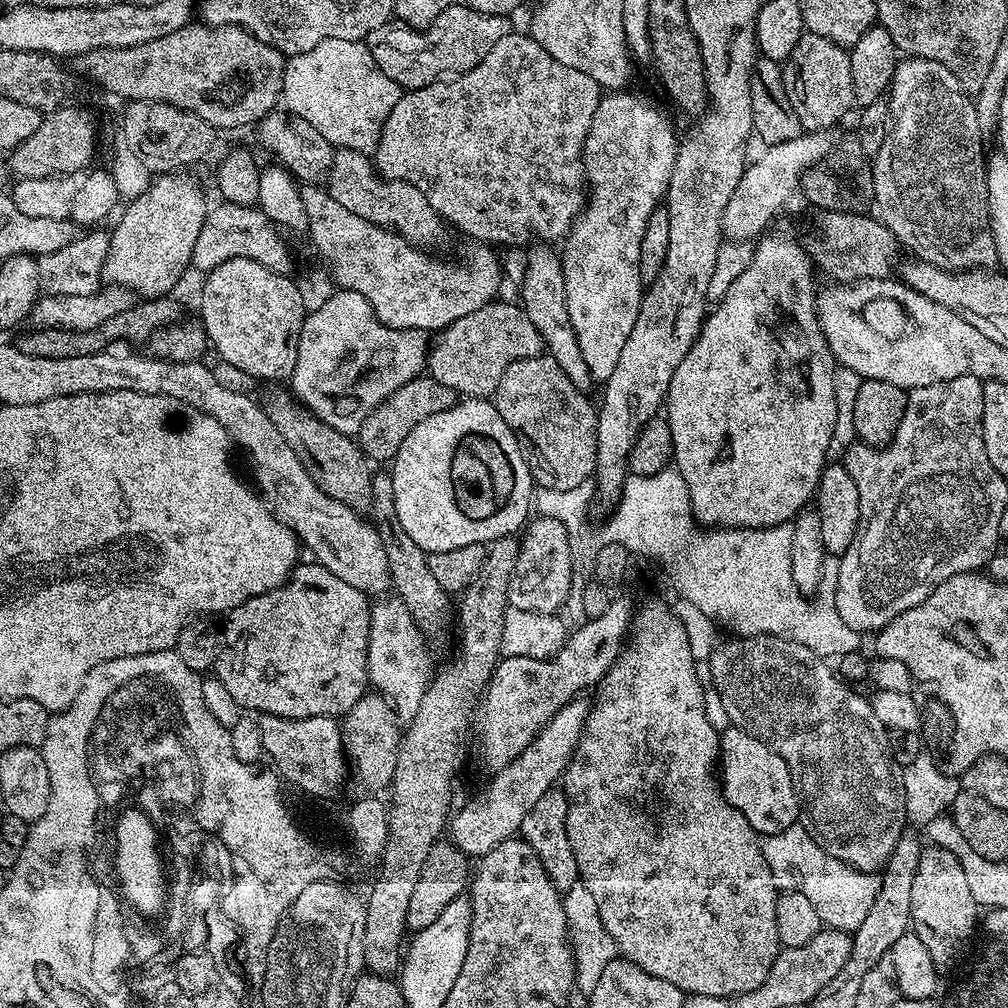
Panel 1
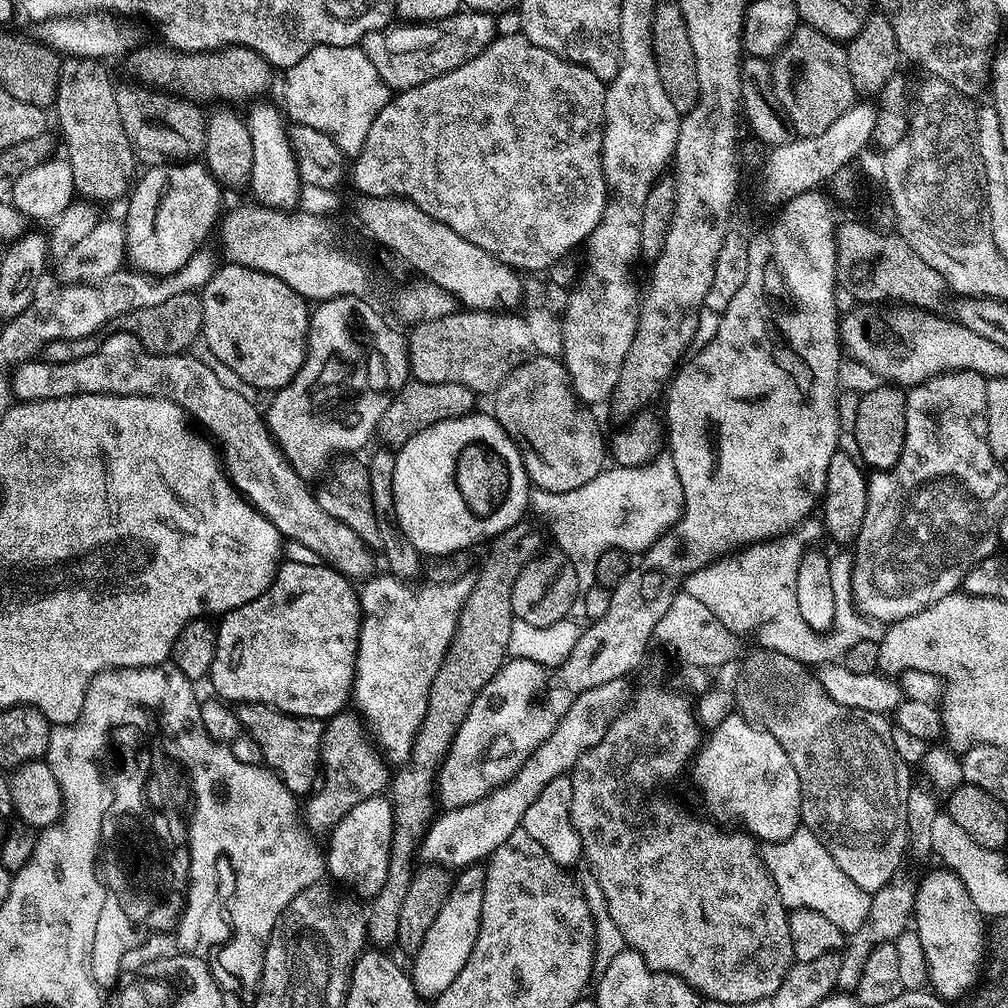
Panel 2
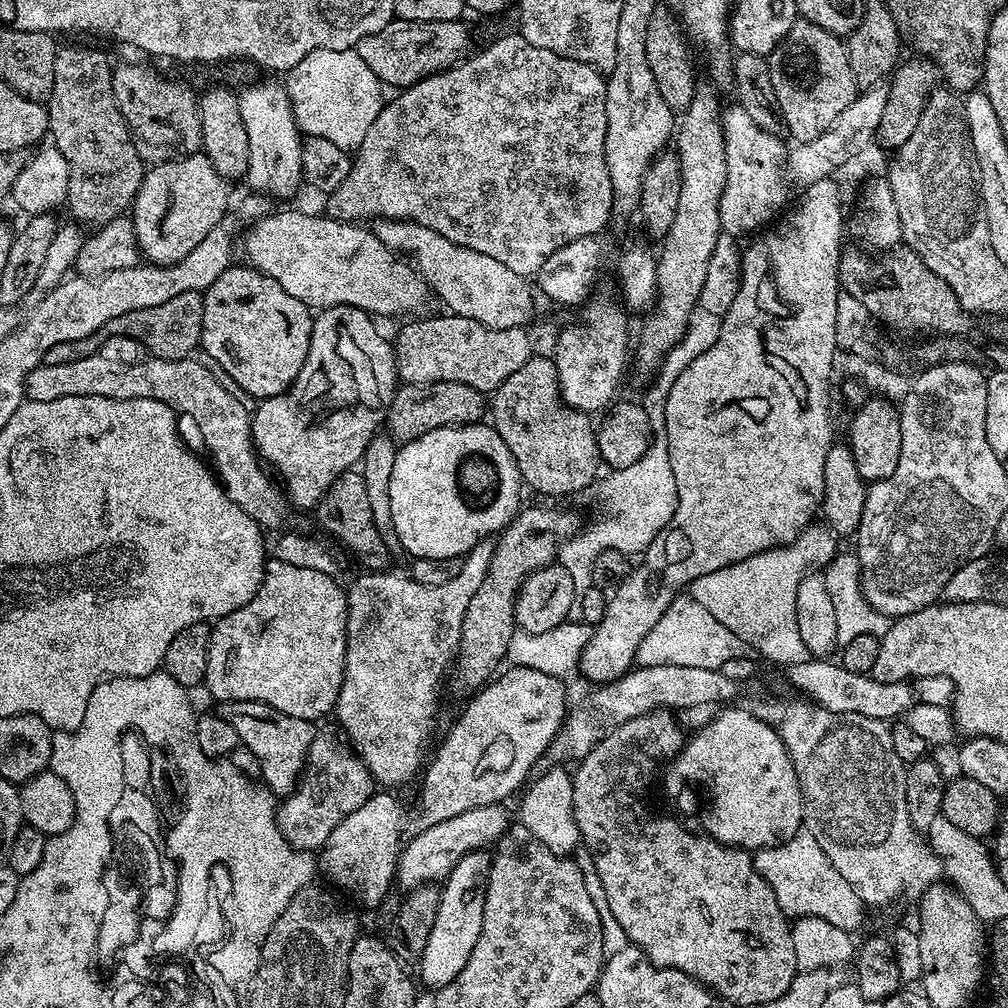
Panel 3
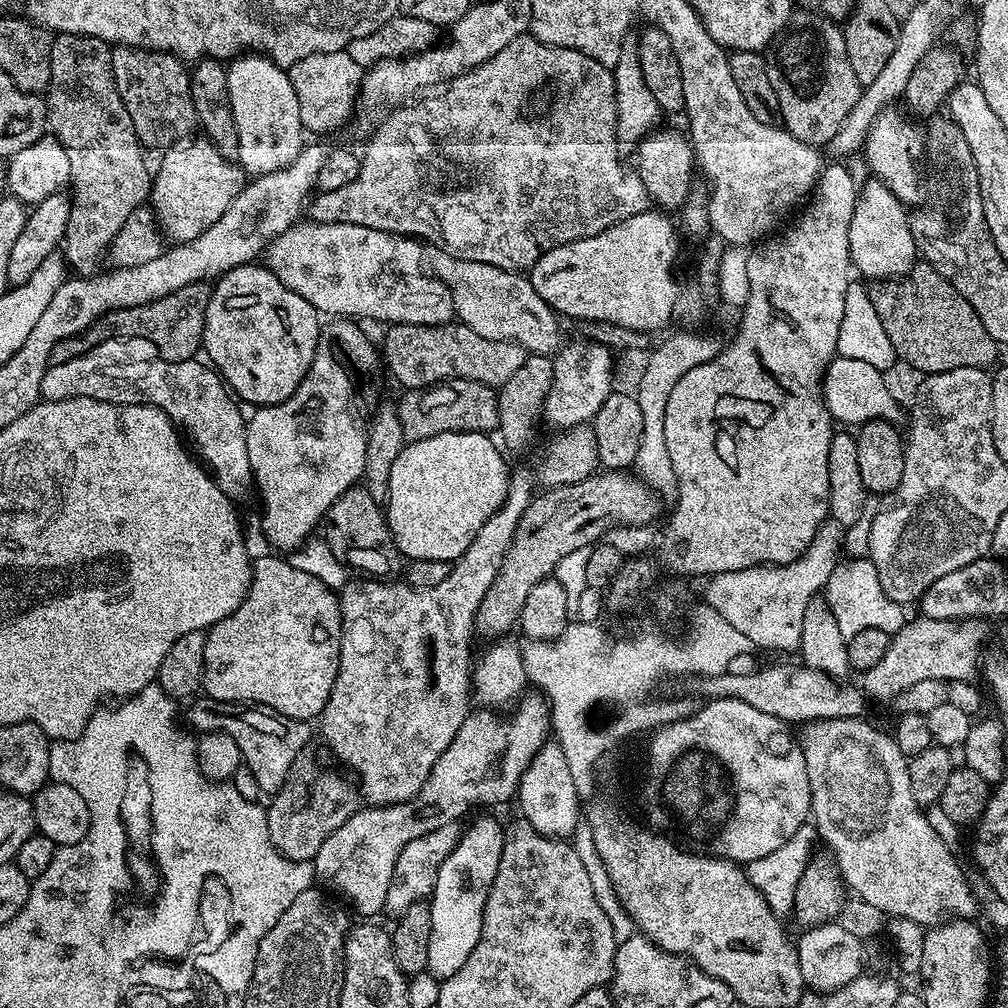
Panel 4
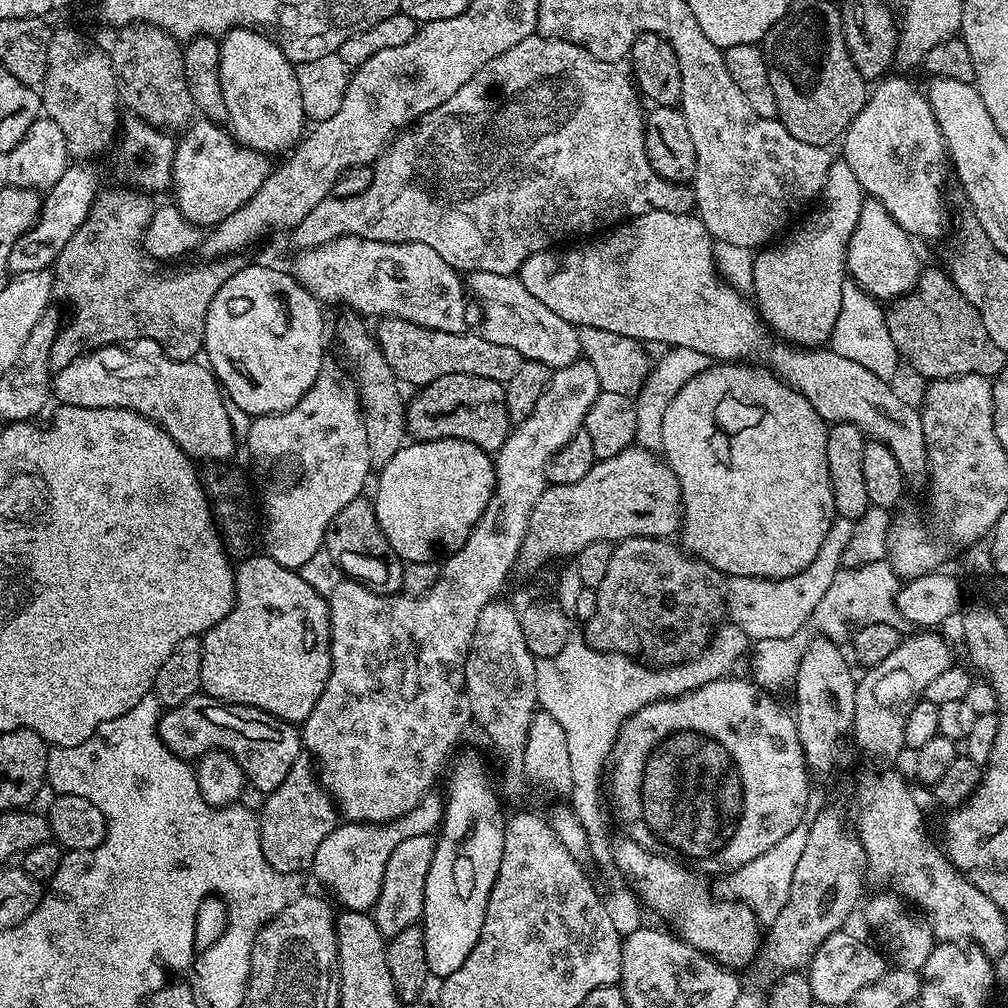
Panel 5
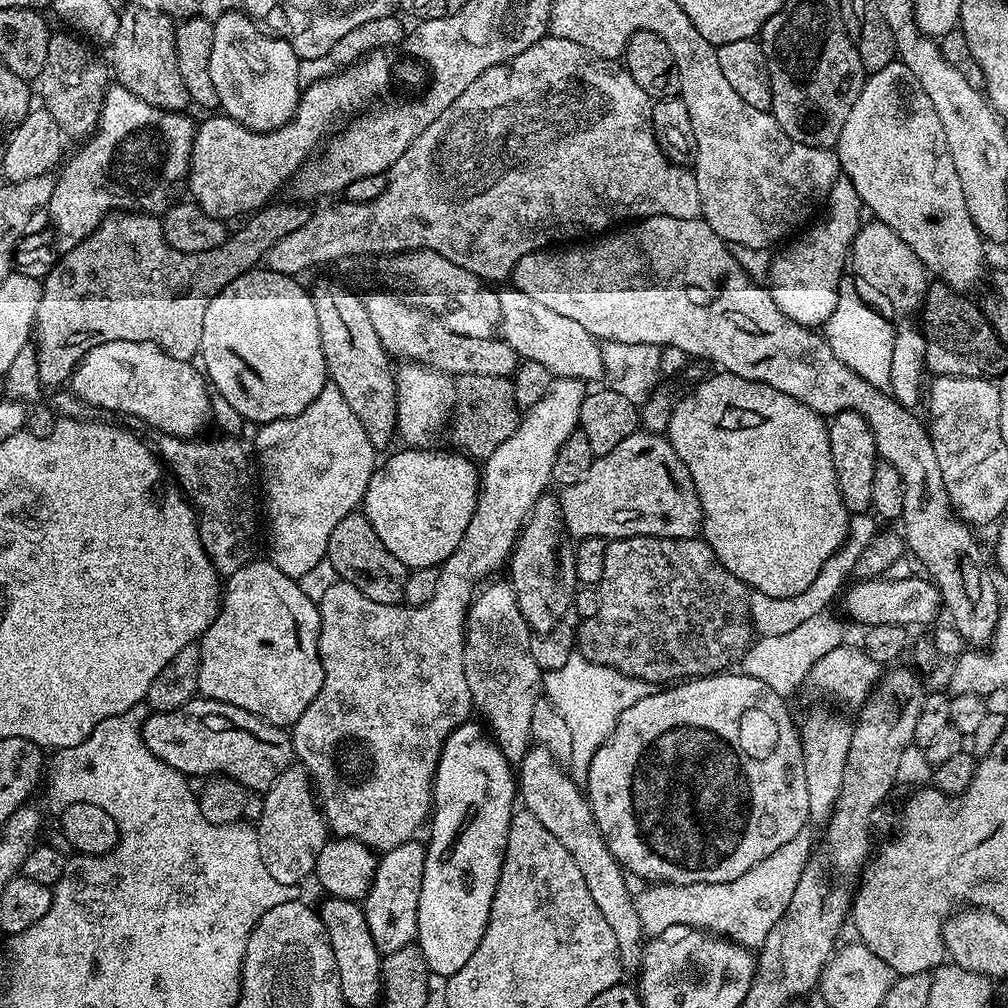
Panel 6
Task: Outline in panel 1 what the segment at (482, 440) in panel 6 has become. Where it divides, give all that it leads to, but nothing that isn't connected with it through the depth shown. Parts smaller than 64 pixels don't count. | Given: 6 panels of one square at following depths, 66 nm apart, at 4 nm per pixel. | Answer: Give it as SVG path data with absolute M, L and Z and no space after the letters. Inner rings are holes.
M421 374L415 380L406 382L390 398L382 403L364 419L363 426L358 433L358 443L369 461L385 460L391 462L396 459L402 442L406 442L406 434L418 426L418 422L426 422L430 414L442 414L442 410L450 410L450 406L458 403L458 394L450 390L450 386L442 386L427 374Z

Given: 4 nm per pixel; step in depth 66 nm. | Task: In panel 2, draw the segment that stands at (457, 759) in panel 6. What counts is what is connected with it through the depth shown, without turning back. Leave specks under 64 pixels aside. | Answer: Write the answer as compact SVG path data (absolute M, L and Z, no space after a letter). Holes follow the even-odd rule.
M469 866L452 881L449 892L438 918L434 918L434 926L426 930L426 938L422 938L422 946L411 957L410 975L416 993L422 998L435 998L458 978L462 966L466 966L466 958L470 958L470 950L478 938L480 919L482 918L482 894L484 893L484 868Z

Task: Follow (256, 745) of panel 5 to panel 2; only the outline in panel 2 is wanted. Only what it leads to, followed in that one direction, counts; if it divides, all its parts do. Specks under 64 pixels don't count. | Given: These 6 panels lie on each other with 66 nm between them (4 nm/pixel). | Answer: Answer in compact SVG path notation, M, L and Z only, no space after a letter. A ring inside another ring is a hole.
M240 704L236 708L240 727L261 747L263 763L279 776L294 794L313 791L321 771L320 745L323 742L325 721L315 716L291 716L265 704Z

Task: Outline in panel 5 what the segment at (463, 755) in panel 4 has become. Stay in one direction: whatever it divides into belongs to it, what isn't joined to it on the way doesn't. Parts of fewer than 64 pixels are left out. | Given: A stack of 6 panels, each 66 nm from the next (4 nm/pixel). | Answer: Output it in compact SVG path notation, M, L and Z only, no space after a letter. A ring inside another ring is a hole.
M436 790L429 792L420 799L418 806L414 806L414 810L402 814L397 820L391 820L389 824L340 822L333 832L322 838L318 851L314 853L310 872L325 888L323 891L337 905L341 904L341 909L371 913L382 890L382 878L386 874L386 862L390 862L390 854L394 854L396 847L406 842L406 838L432 836L443 824L445 797L438 793Z

